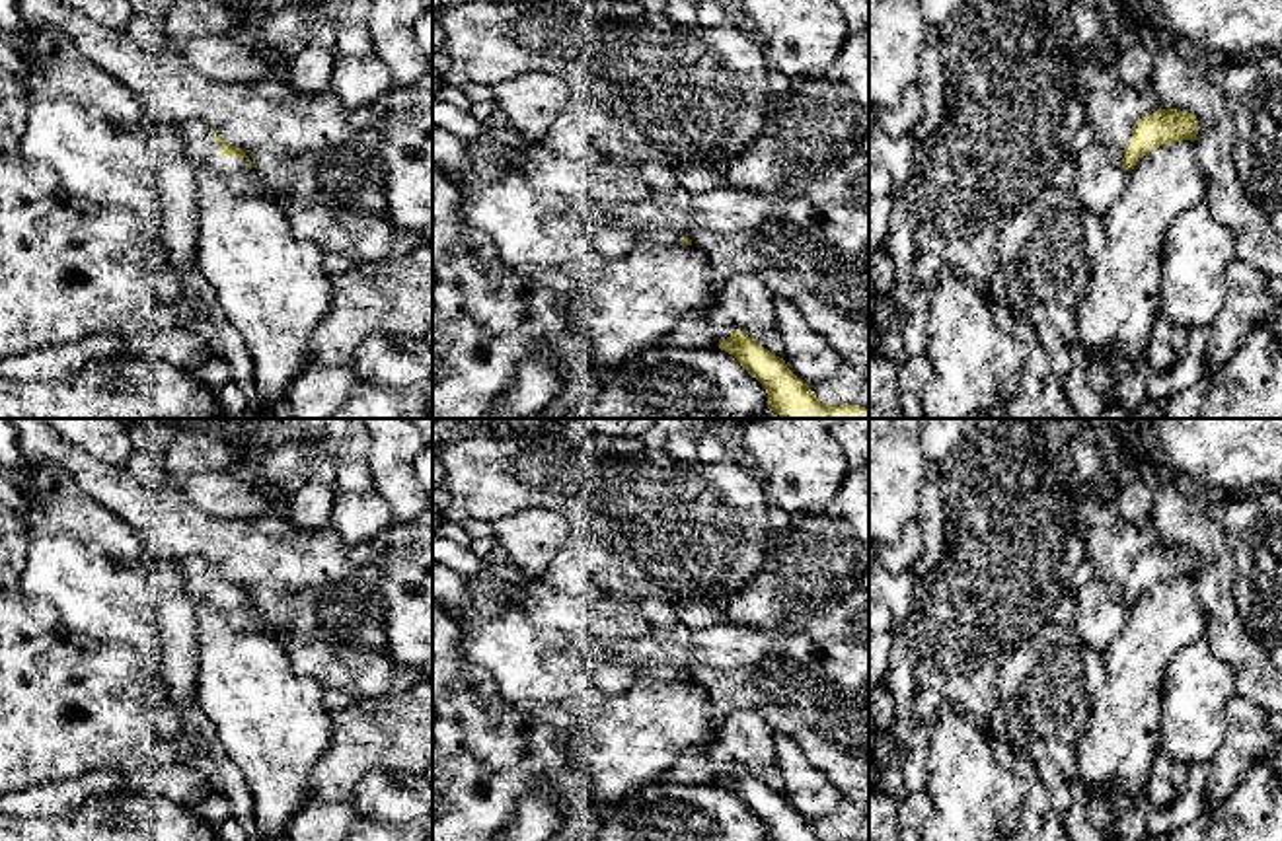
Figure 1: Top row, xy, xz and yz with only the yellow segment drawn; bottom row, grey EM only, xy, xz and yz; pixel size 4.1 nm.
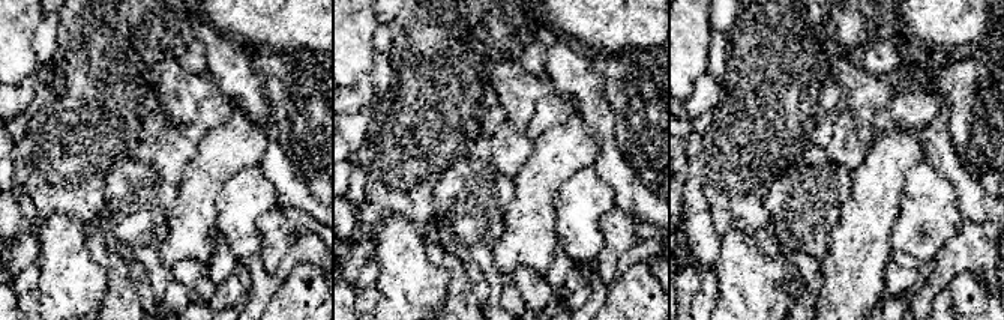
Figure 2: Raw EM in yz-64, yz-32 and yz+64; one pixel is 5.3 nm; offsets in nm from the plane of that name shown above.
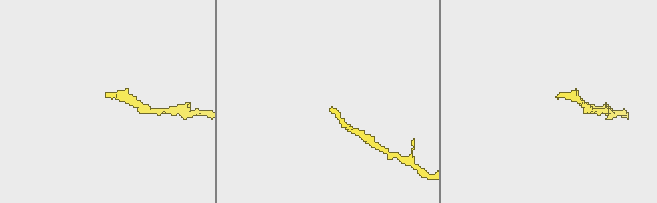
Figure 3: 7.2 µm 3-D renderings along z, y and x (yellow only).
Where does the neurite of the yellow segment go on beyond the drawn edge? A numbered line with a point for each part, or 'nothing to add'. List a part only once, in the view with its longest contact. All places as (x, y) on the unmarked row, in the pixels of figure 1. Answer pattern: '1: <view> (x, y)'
1: xy (199, 583)

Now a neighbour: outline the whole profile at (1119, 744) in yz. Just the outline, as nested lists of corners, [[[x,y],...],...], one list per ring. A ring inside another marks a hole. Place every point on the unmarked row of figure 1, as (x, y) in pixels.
[[[1190,576],[1159,582],[1128,607],[1126,625],[1103,652],[1105,681],[1089,699],[1089,716],[1075,742],[1075,771],[1087,786],[1089,800],[1109,798],[1112,785],[1124,786],[1132,796],[1146,790],[1159,753],[1165,668],[1185,644],[1204,639],[1206,631],[1206,611]]]

